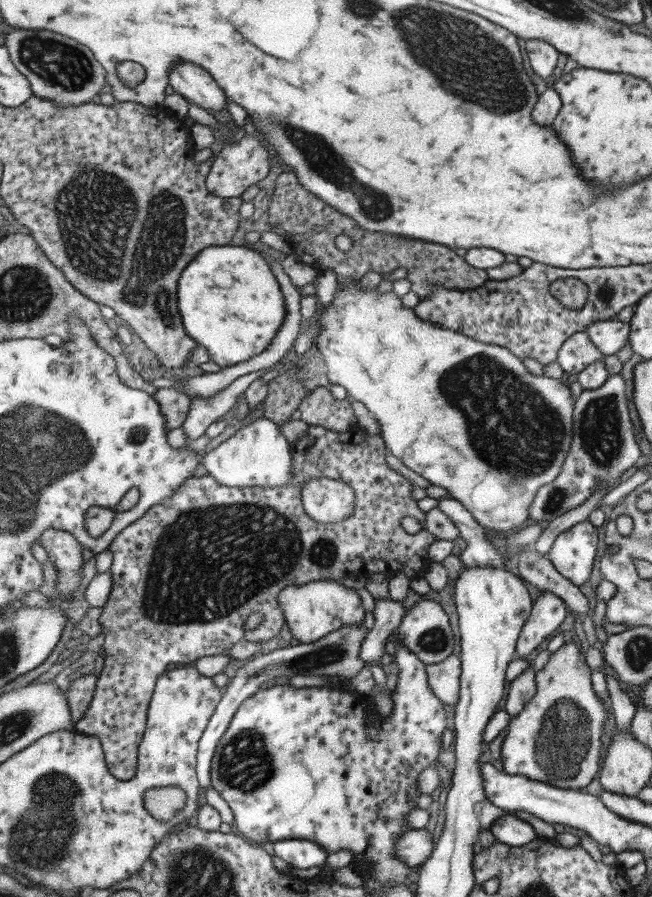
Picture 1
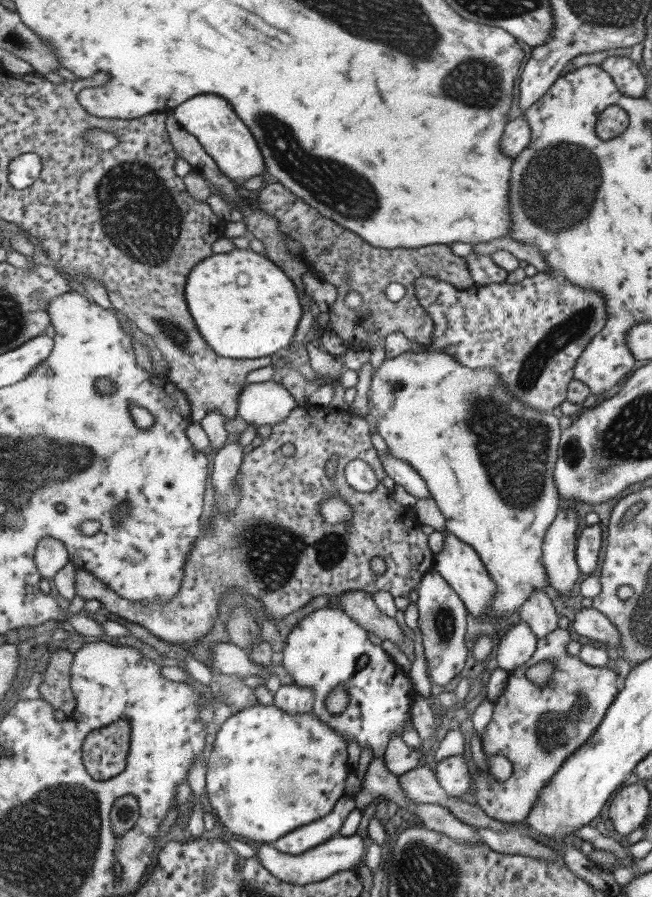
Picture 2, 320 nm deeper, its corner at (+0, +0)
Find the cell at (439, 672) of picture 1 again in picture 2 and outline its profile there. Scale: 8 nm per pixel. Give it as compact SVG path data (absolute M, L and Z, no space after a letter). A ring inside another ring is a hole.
M352 590L337 596L339 608L353 620L360 622L368 632L374 632L383 640L392 640L401 644L405 640L401 626L394 617L387 616L376 605L374 595L369 591Z

